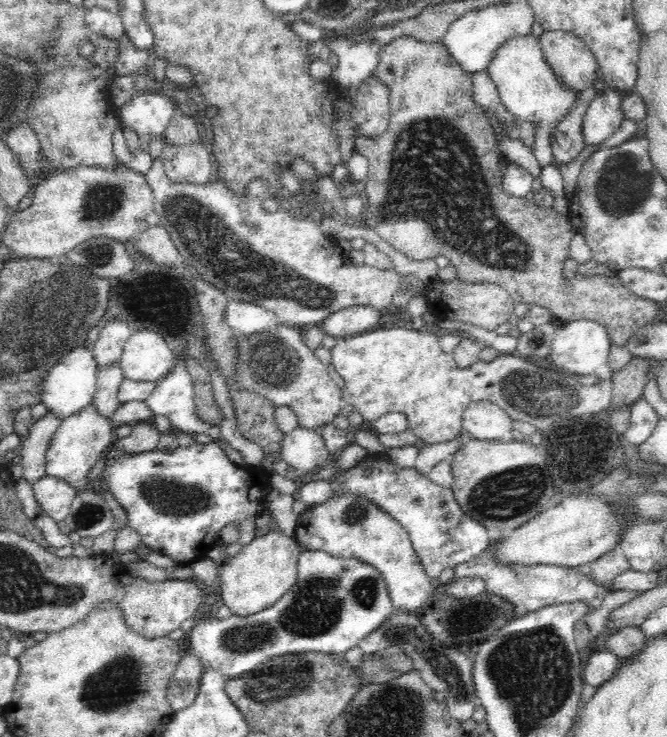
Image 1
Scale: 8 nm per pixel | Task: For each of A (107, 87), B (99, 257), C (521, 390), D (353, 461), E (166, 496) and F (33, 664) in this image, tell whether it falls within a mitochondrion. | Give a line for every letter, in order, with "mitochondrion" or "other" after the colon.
A: other
B: mitochondrion
C: mitochondrion
D: other
E: mitochondrion
F: other

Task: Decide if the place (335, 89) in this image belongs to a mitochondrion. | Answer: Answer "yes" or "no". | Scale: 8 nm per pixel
no

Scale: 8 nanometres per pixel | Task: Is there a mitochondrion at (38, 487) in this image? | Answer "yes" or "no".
no

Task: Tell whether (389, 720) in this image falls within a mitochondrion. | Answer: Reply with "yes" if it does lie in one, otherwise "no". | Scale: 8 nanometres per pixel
yes

